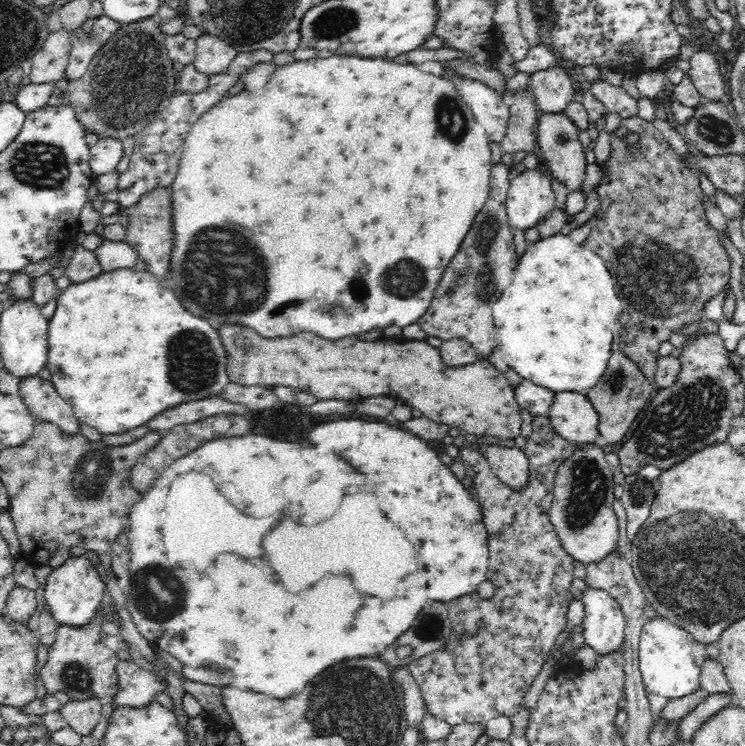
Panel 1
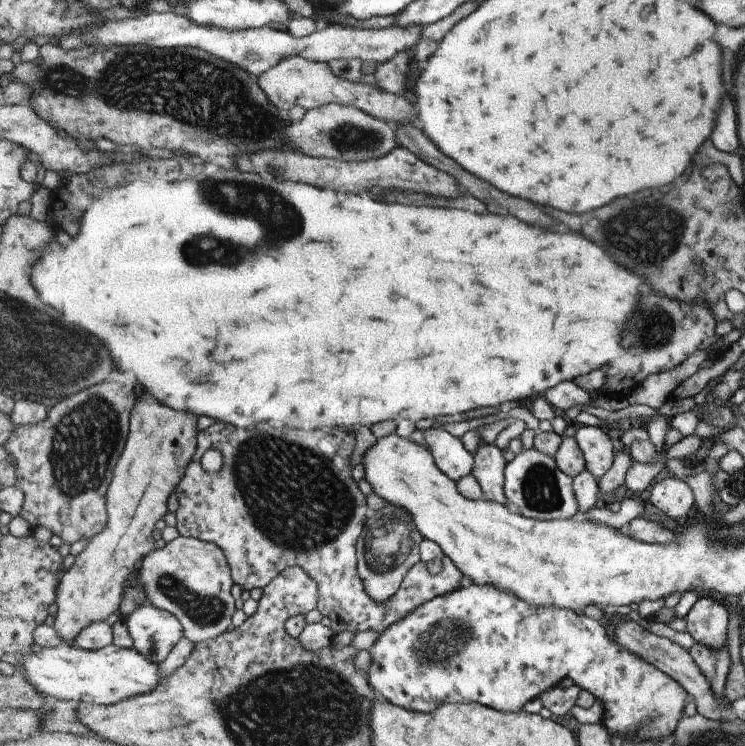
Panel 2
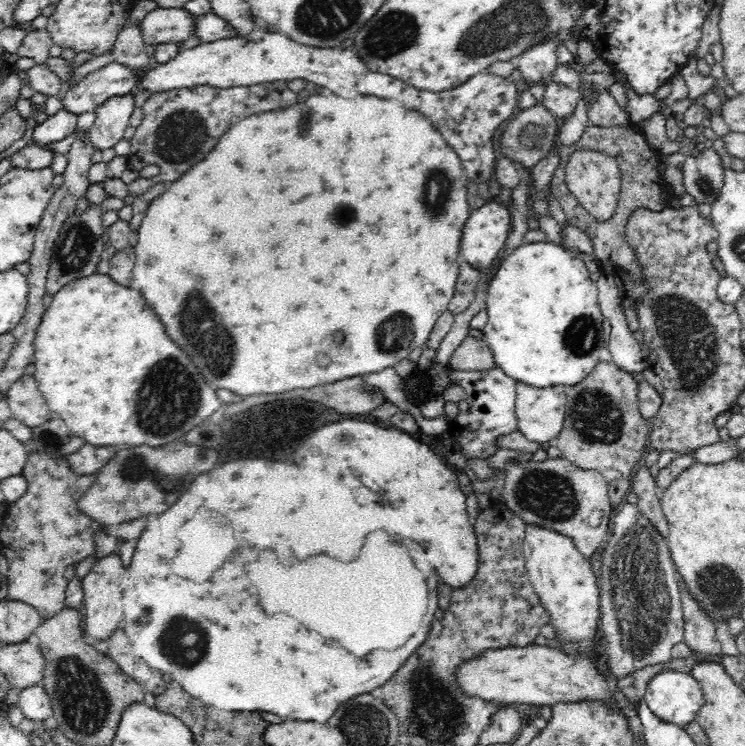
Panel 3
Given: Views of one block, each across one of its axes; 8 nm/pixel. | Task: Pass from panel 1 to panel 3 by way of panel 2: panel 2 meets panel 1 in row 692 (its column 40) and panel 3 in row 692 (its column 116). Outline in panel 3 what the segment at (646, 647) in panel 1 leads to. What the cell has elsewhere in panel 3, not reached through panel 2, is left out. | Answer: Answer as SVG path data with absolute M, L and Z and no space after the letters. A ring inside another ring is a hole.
M660 670L646 686L648 706L660 720L688 726L706 704L704 688L696 676L682 670Z

